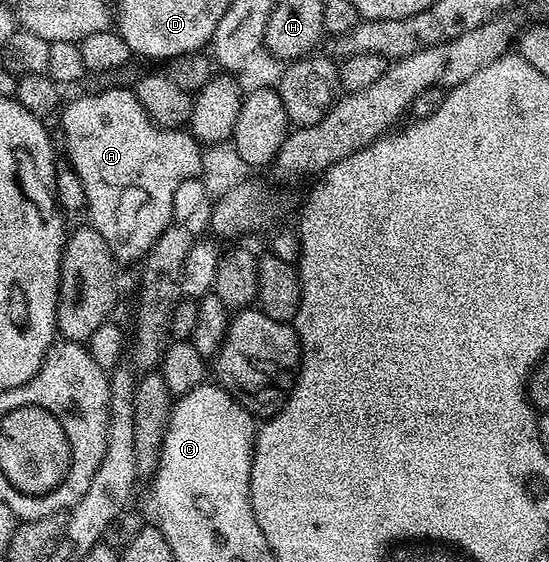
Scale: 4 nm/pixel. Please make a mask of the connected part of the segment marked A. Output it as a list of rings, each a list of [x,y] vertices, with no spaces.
[[[105,89],[90,97],[81,97],[69,106],[64,106],[60,114],[61,125],[65,128],[65,145],[73,160],[73,169],[85,188],[85,201],[89,204],[92,228],[107,239],[118,262],[140,262],[149,256],[153,245],[163,235],[166,228],[174,223],[173,205],[178,204],[176,191],[185,180],[202,176],[202,146],[192,132],[184,128],[165,129],[149,117],[141,106],[136,92],[129,89]]]

